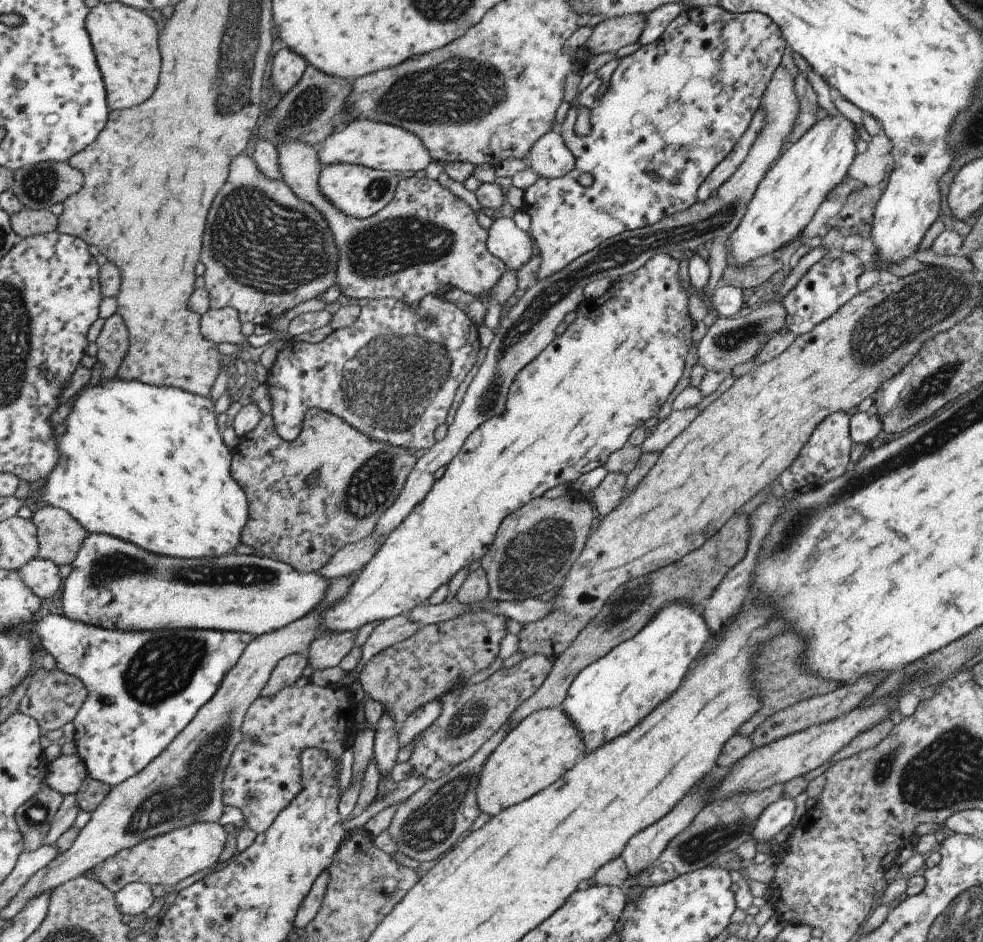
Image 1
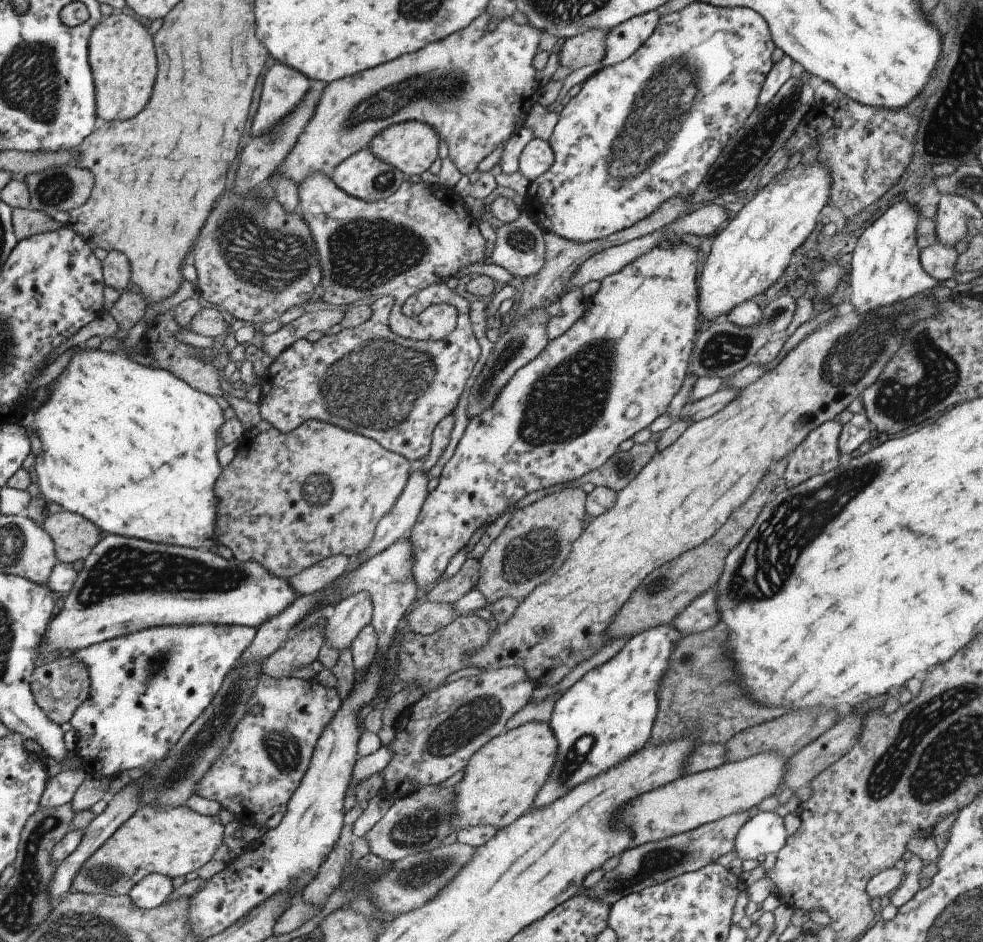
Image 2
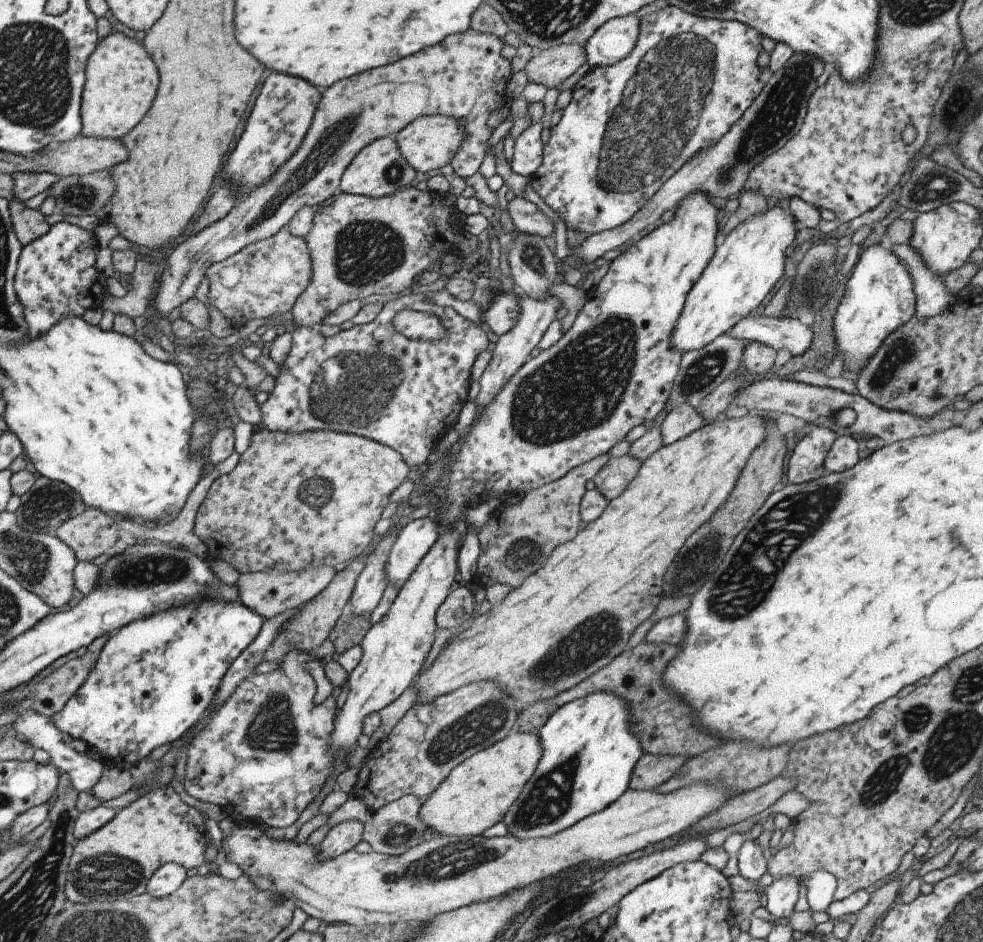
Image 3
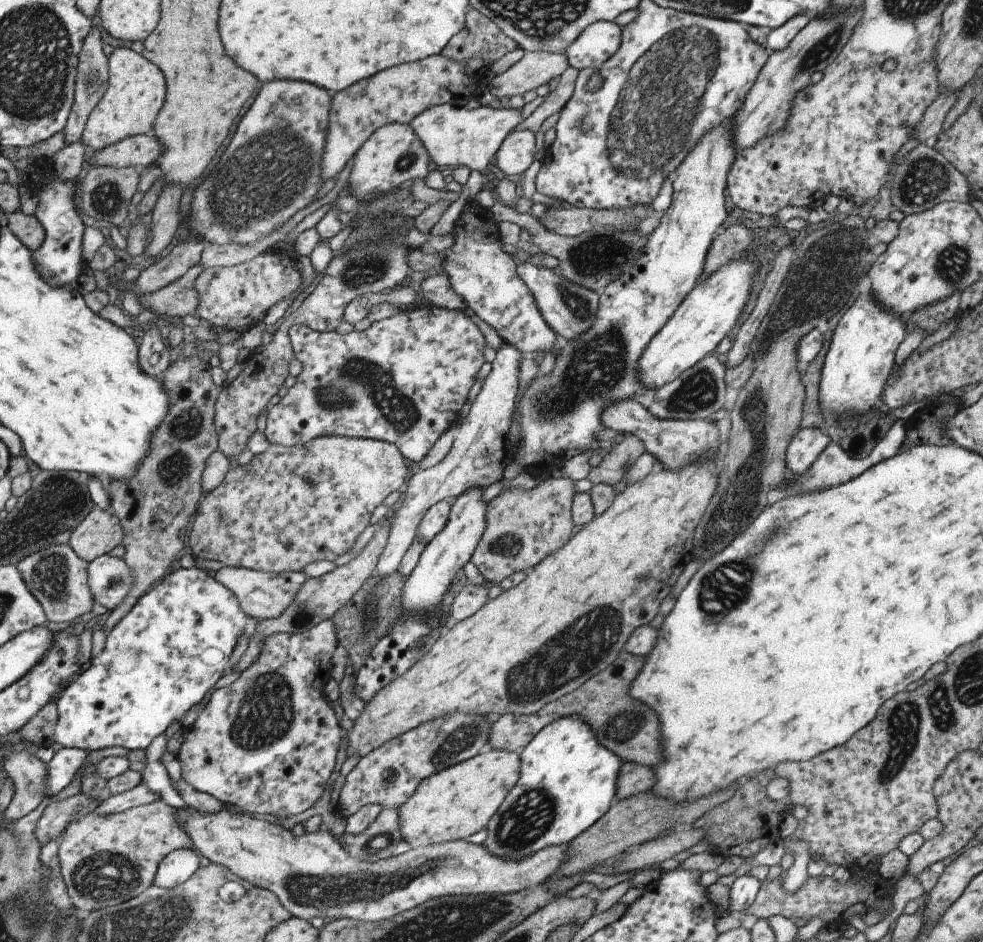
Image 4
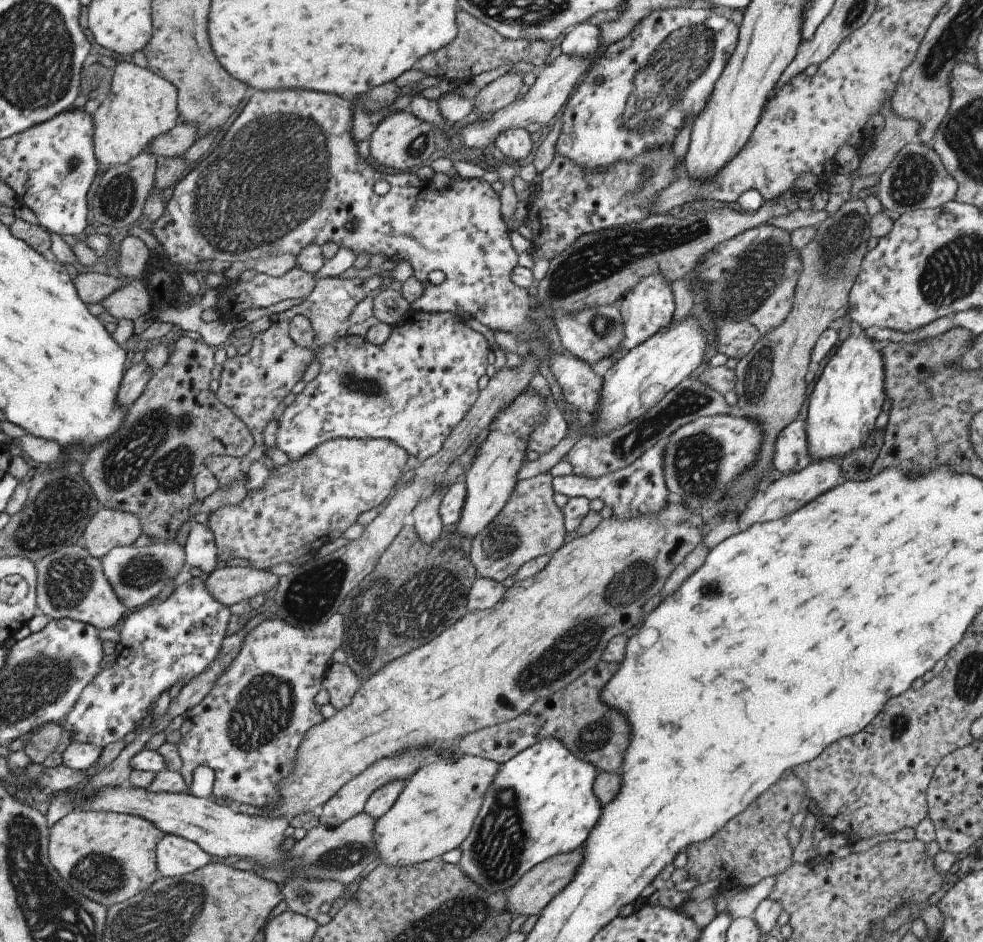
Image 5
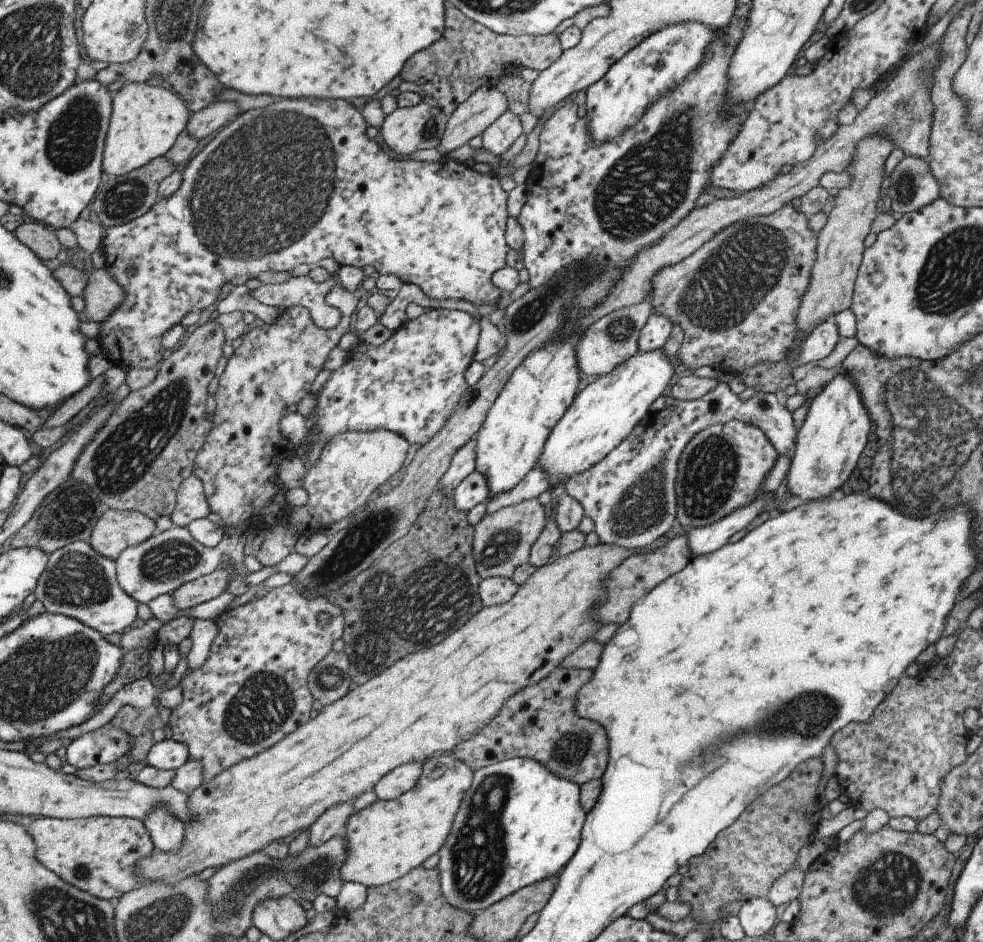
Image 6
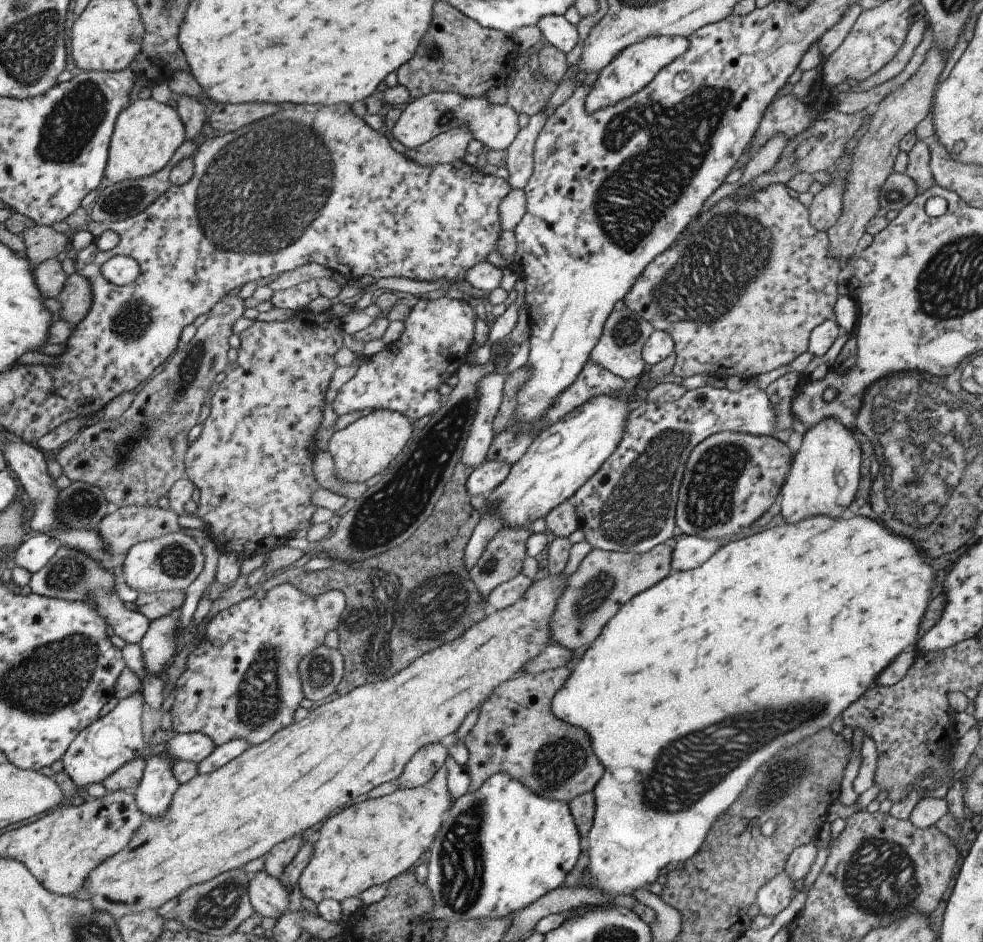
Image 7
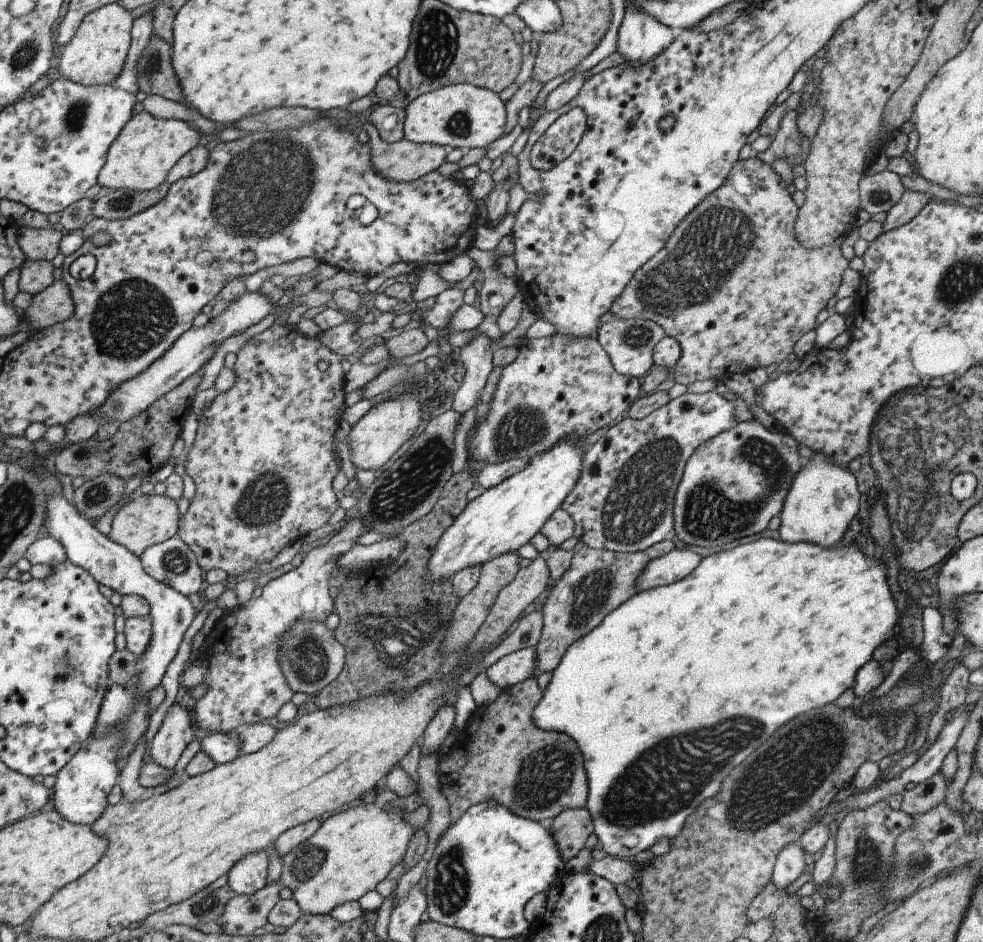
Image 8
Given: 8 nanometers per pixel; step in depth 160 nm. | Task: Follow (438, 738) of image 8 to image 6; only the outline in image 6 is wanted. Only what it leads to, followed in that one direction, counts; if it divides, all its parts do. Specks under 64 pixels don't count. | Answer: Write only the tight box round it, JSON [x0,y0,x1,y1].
[372,760,422,799]

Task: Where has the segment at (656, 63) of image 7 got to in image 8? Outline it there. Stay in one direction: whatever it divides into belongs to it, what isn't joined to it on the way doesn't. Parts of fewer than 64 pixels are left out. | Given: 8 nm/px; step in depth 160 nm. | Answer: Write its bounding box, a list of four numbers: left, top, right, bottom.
[528,3,676,170]

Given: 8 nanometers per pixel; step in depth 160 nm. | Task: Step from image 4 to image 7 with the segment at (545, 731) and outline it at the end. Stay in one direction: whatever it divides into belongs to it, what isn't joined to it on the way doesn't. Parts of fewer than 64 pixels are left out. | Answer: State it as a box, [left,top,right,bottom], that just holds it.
[422,774,584,923]

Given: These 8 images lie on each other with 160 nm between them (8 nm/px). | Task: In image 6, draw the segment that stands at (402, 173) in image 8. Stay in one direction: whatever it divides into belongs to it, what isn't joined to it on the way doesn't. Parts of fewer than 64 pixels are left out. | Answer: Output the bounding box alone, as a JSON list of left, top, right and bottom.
[435,87,507,157]

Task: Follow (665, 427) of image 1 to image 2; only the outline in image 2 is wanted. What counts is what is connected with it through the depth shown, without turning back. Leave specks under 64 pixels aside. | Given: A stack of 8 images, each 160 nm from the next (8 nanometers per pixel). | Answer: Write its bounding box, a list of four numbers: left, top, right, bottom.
[677,388,740,422]

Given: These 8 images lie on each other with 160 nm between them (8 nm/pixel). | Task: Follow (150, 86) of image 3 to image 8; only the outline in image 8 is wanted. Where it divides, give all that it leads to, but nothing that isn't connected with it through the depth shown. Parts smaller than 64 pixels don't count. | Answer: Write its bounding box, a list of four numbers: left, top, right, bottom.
[96,111,200,190]

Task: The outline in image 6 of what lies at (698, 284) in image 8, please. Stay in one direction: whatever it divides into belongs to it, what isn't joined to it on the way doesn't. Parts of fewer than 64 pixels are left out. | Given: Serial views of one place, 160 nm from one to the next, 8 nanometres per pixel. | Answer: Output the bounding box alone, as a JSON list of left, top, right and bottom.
[646,203,817,375]

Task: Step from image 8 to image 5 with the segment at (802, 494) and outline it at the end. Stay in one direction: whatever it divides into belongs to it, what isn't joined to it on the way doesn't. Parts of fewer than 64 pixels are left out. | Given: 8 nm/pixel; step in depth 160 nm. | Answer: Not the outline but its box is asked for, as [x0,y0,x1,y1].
[803,326,886,462]

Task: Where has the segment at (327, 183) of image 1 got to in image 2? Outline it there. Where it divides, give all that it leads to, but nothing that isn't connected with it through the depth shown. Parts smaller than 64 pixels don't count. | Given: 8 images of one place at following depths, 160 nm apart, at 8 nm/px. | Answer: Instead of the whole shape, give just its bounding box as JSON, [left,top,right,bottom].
[330,147,405,202]

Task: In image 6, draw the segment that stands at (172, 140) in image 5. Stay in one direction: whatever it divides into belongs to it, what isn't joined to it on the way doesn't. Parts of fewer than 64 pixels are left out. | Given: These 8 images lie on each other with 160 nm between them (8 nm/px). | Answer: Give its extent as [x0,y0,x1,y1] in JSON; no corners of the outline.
[185,101,240,140]

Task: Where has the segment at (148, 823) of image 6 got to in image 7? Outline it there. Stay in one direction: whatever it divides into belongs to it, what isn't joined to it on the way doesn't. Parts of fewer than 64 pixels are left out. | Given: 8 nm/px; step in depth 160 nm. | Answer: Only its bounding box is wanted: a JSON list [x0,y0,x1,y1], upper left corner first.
[132,751,178,817]

